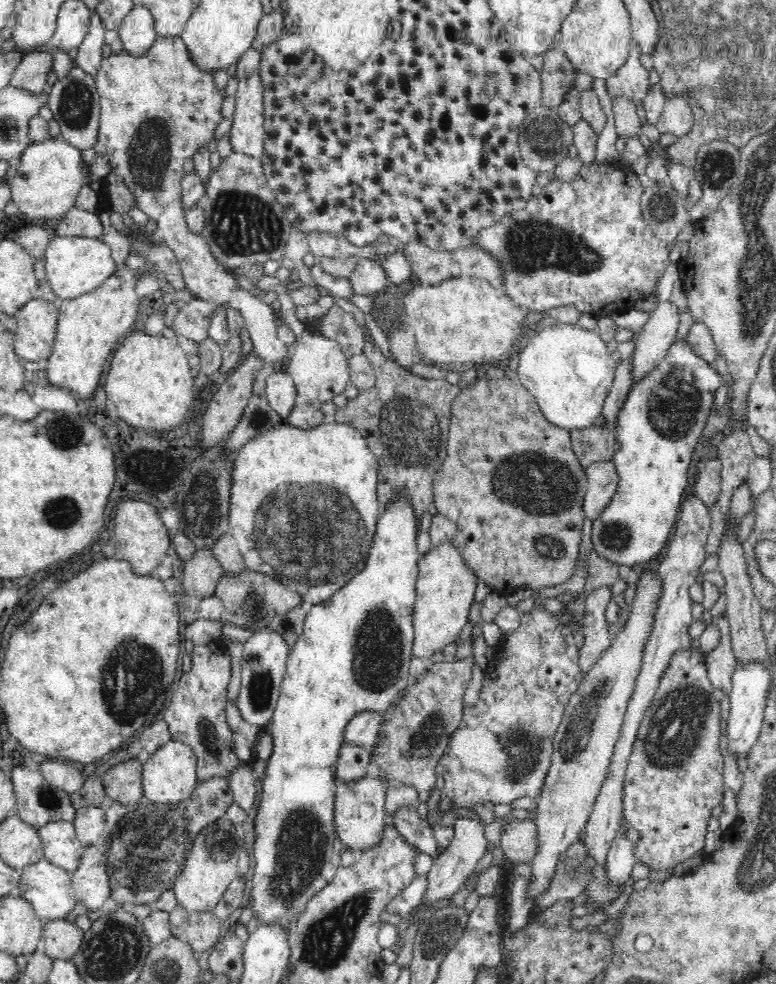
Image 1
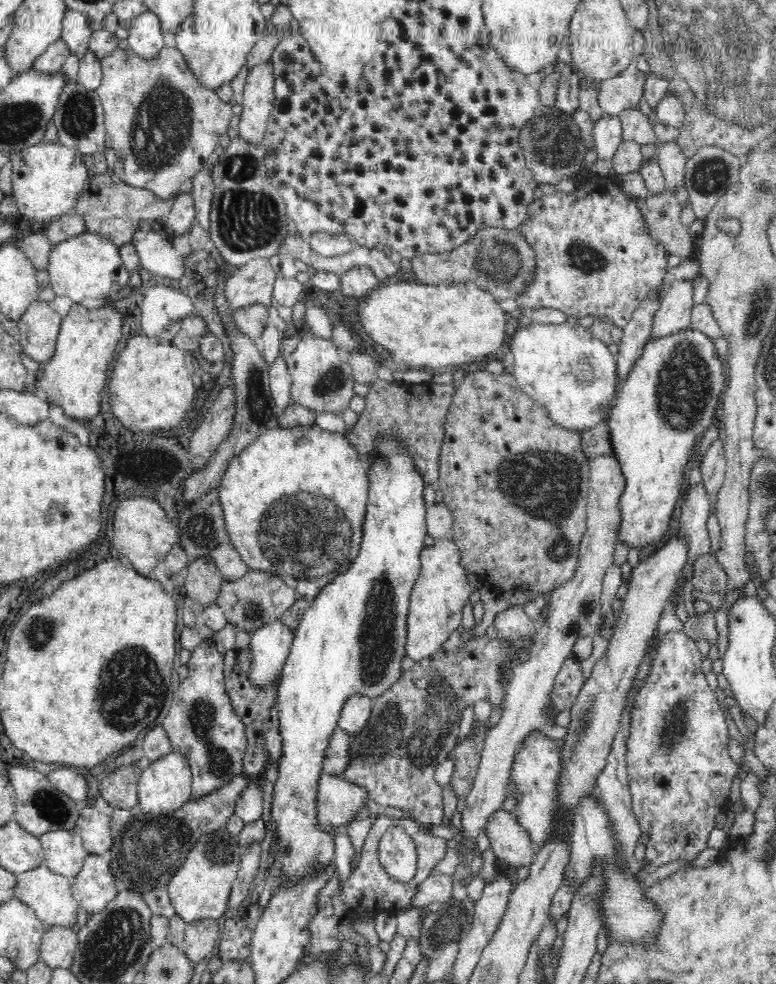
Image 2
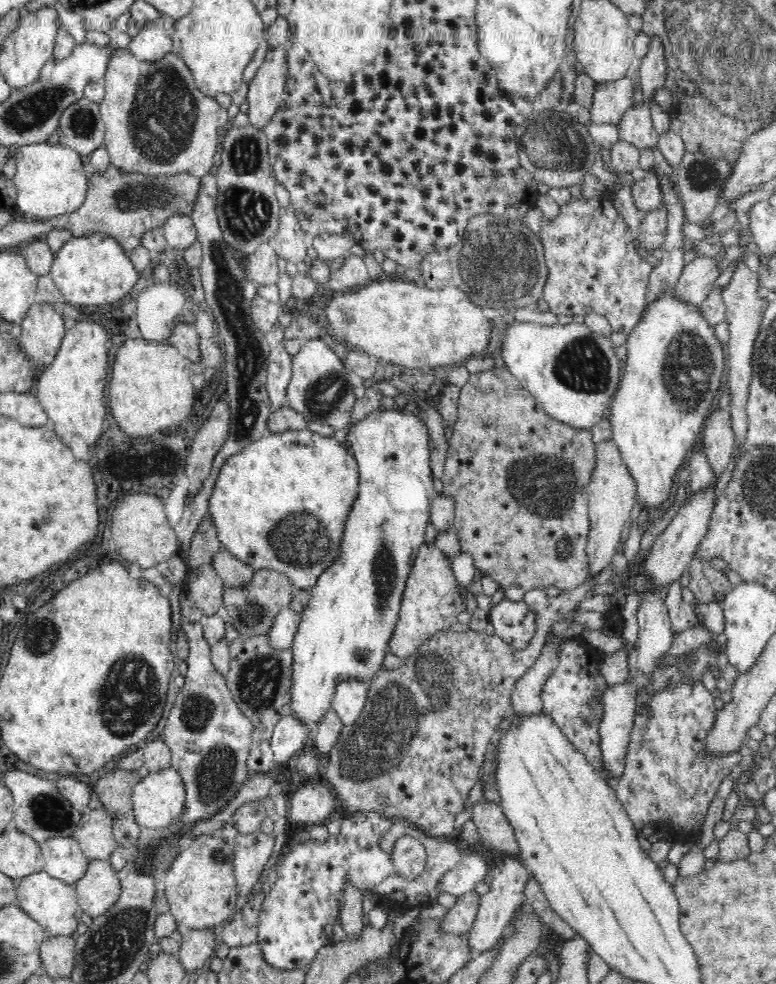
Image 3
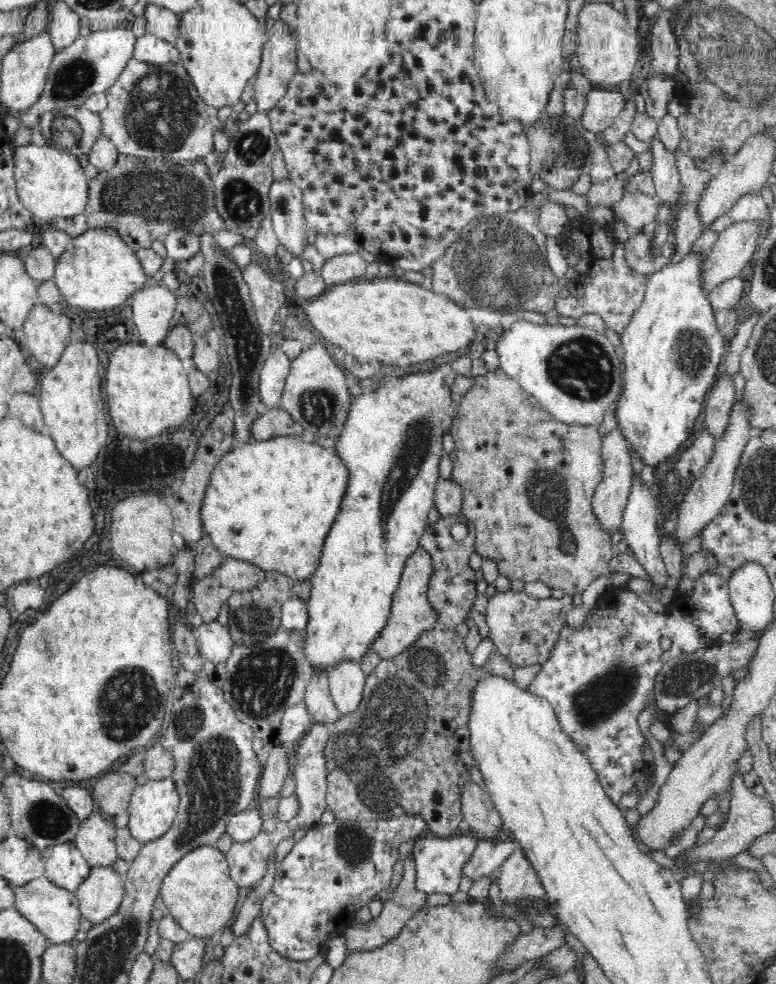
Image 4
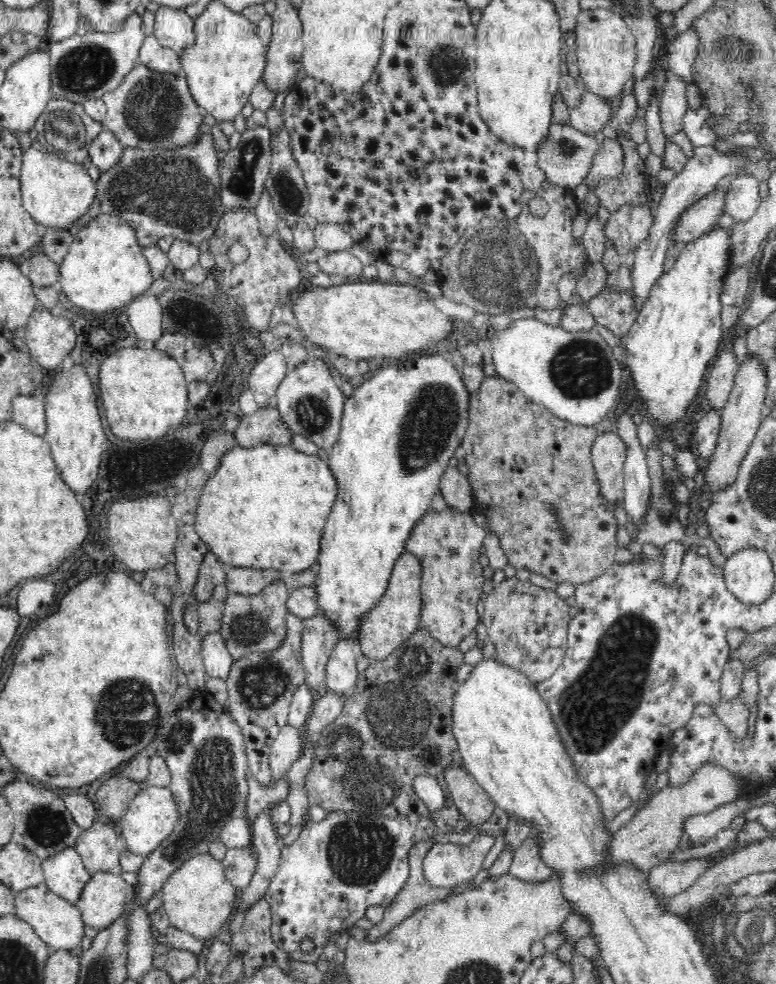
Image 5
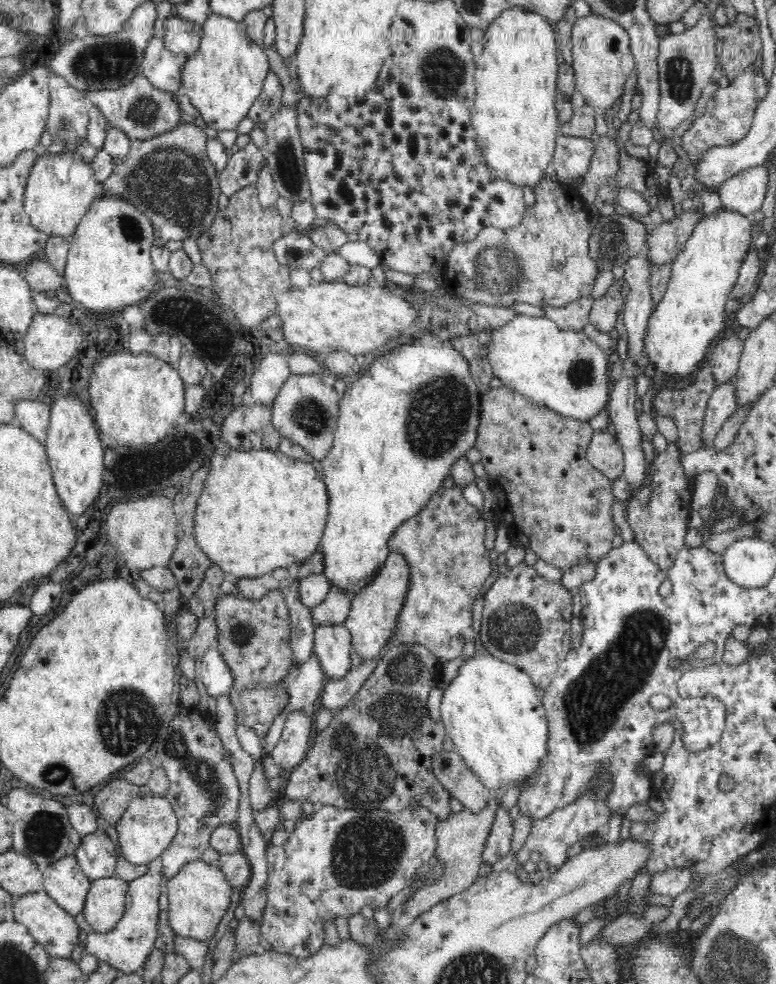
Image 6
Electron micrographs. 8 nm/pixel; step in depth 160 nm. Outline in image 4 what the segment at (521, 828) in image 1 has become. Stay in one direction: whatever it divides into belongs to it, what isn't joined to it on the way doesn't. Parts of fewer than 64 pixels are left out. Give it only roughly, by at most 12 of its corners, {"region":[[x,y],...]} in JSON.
{"region":[[475,782],[461,788],[462,818],[478,839],[498,839],[502,817]]}

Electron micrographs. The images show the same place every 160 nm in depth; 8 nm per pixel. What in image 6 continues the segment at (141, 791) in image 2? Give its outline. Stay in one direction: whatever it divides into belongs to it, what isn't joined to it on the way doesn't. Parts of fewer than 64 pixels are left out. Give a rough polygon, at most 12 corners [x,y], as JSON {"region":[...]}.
{"region":[[135,797],[116,825],[121,855],[154,865],[177,833],[170,801]]}

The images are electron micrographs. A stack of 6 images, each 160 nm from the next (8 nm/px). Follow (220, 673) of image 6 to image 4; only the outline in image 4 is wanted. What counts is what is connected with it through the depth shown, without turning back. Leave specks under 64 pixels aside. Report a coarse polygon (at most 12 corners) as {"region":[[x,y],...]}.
{"region":[[214,621],[195,631],[200,653],[214,665],[233,650],[230,630]]}

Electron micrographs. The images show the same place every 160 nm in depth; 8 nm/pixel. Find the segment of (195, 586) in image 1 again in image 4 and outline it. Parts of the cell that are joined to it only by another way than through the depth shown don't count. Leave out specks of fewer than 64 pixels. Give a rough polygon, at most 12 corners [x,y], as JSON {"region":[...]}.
{"region":[[214,574],[191,584],[190,600],[204,623],[216,621],[223,602]]}

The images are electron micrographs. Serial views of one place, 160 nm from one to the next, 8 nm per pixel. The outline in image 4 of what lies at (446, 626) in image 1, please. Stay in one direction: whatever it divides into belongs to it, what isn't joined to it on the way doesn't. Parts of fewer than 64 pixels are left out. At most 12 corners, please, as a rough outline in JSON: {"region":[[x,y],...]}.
{"region":[[422,548],[406,559],[386,626],[371,646],[399,656],[436,626],[427,597],[435,568]]}

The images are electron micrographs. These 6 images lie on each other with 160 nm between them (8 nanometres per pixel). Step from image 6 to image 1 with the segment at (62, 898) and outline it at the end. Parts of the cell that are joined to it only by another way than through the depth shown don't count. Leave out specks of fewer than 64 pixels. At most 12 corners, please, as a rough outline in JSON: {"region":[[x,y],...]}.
{"region":[[73,821],[37,829],[43,858],[69,872],[80,866],[85,847]]}

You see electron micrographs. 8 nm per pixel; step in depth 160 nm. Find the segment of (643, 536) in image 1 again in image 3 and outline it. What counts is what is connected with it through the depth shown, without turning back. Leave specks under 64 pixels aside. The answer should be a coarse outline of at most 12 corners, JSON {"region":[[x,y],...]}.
{"region":[[675,289],[626,335],[606,418],[644,508],[668,498],[726,356]]}

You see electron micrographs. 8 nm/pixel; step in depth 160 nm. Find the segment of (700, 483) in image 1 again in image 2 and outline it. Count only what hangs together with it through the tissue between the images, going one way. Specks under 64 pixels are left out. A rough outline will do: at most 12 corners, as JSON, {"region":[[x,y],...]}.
{"region":[[718,436],[706,450],[700,468],[713,499],[724,482],[724,442]]}

